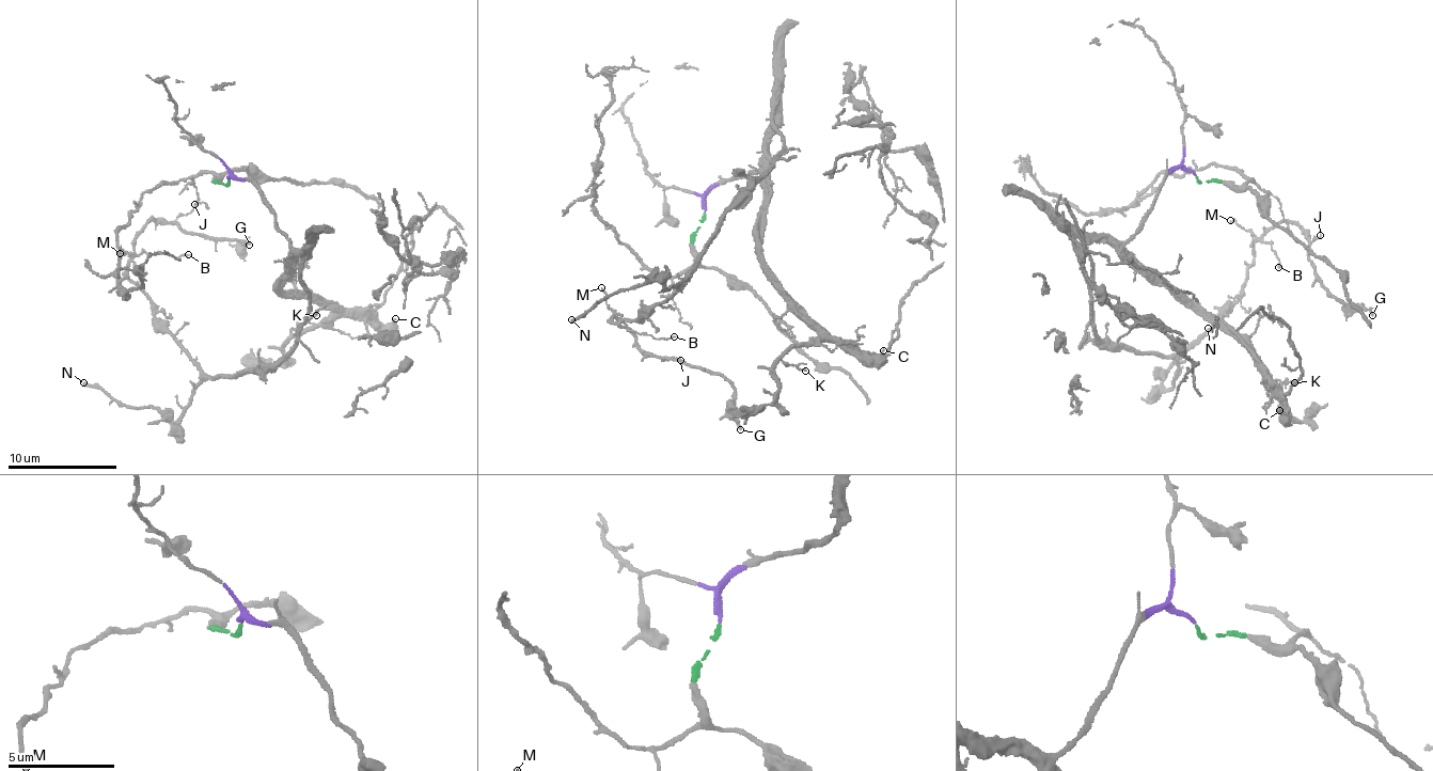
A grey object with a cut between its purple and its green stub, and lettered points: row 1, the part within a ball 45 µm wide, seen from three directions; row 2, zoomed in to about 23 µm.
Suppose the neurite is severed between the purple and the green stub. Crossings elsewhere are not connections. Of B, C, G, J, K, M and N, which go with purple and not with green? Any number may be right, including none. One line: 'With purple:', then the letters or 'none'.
With purple: B, C, G, J, K, M, N

